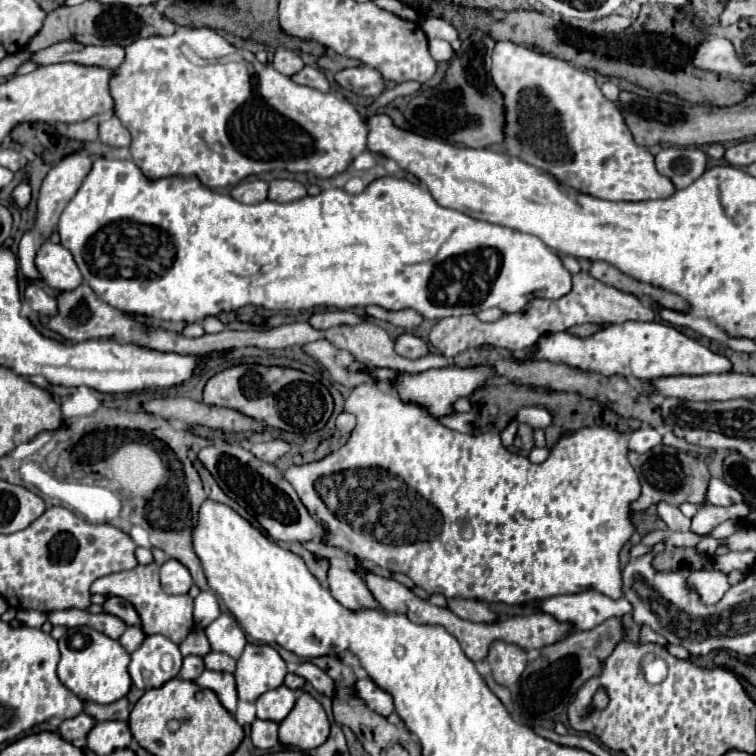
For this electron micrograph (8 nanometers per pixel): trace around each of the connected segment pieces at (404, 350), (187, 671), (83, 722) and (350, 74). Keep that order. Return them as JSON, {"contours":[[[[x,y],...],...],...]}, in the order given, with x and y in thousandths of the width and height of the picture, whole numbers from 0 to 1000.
{"contours":[[[[533,440],[522,448],[522,464],[538,475],[554,475],[554,472],[565,470],[565,462],[567,462],[567,456],[562,451],[557,451],[554,446],[541,443],[541,440]]],[[[250,866],[250,869],[242,872],[242,882],[239,882],[237,896],[239,898],[247,898],[247,901],[258,901],[269,888],[271,888],[269,872],[266,869],[258,869],[258,866]]],[[[107,943],[107,946],[97,948],[97,951],[86,951],[86,954],[81,954],[81,959],[78,959],[78,970],[81,970],[81,975],[83,975],[86,980],[112,978],[115,970],[126,962],[126,956],[128,956],[128,954],[126,954],[120,946]]],[[[467,89],[467,91],[454,91],[443,99],[443,107],[472,126],[485,126],[485,128],[499,128],[509,120],[509,107],[501,94],[493,89]]]]}

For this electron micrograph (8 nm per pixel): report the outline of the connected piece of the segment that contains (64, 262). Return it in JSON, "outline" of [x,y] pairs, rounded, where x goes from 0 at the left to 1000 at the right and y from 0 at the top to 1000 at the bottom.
{"outline":[[[57,319],[49,332],[46,351],[57,364],[57,372],[75,385],[97,385],[110,374],[107,358],[97,345],[97,337],[83,324]]]}

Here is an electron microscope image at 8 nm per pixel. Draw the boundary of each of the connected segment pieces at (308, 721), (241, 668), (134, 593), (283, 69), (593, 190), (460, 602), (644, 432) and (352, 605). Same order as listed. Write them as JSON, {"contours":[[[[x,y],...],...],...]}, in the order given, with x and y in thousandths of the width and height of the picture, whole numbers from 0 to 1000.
{"contours":[[[[398,917],[385,943],[369,956],[369,980],[399,993],[427,985],[435,975],[435,951],[422,927]]],[[[327,851],[313,874],[311,901],[319,927],[337,927],[356,911],[374,906],[380,880],[358,853]]],[[[208,745],[181,747],[173,755],[157,755],[157,758],[131,763],[120,774],[120,784],[152,787],[152,790],[171,795],[181,806],[181,811],[189,821],[192,840],[210,837],[210,840],[218,840],[221,845],[226,845],[229,851],[239,851],[255,835],[255,792],[250,787],[234,787],[234,790],[221,787],[210,771],[210,747]]],[[[369,62],[369,65],[364,67],[364,73],[361,73],[361,89],[364,89],[369,97],[385,102],[385,99],[390,99],[393,94],[398,94],[398,89],[403,89],[403,83],[398,81],[398,75],[396,75],[393,70]]],[[[660,54],[652,65],[649,107],[665,126],[668,202],[687,208],[700,218],[708,218],[729,229],[737,239],[758,247],[761,253],[776,255],[790,263],[856,266],[890,258],[893,247],[890,242],[885,242],[885,237],[872,231],[872,226],[866,224],[866,208],[853,194],[840,192],[819,142],[811,134],[800,131],[787,104],[776,94],[769,94],[745,78],[702,67],[673,54]]],[[[594,792],[594,806],[607,813],[610,819],[620,819],[628,824],[655,824],[657,811],[649,811],[649,806],[642,798],[623,795],[623,792]]],[[[851,562],[845,570],[837,570],[832,578],[832,594],[843,597],[843,599],[853,599],[853,597],[869,591],[872,586],[874,586],[874,575],[858,562]]],[[[438,747],[433,763],[435,763],[435,782],[459,806],[467,806],[467,808],[501,806],[501,798],[483,776],[483,769],[467,753],[448,753]]]]}

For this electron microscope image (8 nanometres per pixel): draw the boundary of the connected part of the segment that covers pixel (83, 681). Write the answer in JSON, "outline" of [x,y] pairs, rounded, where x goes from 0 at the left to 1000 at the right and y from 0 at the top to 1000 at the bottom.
{"outline":[[[97,829],[78,845],[81,874],[75,882],[75,893],[81,903],[97,914],[107,927],[123,930],[149,930],[165,922],[173,911],[171,898],[171,864],[160,856],[157,848],[134,840],[123,829]]]}

